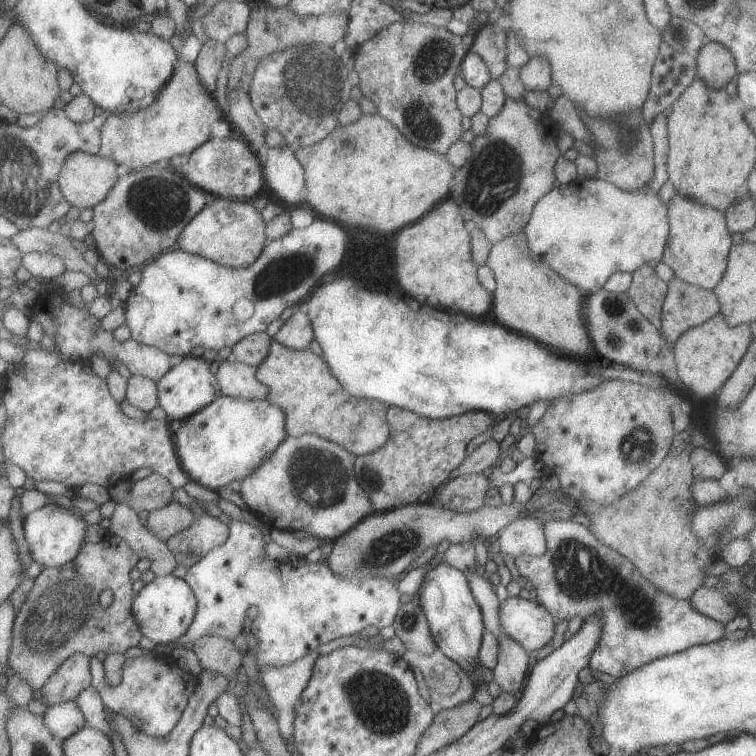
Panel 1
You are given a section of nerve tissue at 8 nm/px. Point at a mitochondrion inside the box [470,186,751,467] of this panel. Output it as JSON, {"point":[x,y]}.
{"point":[613,307]}

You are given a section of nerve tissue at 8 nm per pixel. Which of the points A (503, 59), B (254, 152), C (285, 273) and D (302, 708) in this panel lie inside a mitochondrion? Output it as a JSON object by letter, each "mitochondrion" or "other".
{"A":"other","B":"other","C":"mitochondrion","D":"other"}

